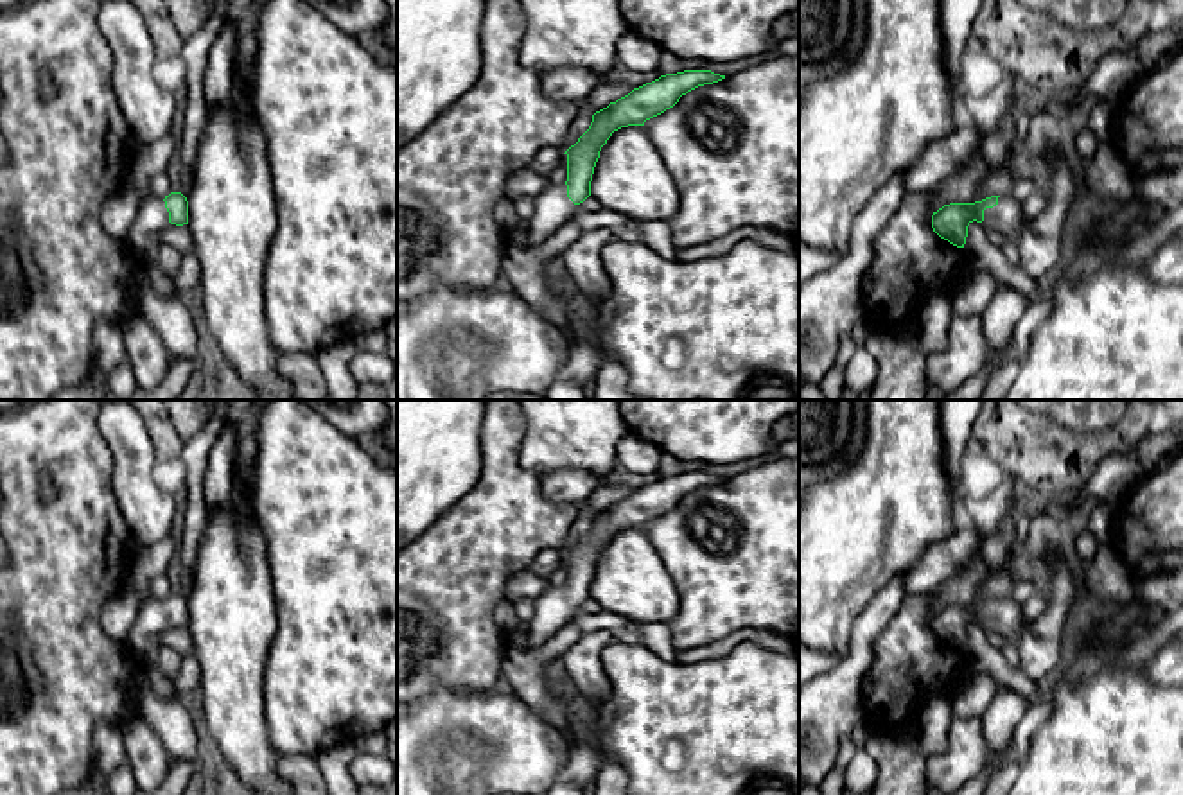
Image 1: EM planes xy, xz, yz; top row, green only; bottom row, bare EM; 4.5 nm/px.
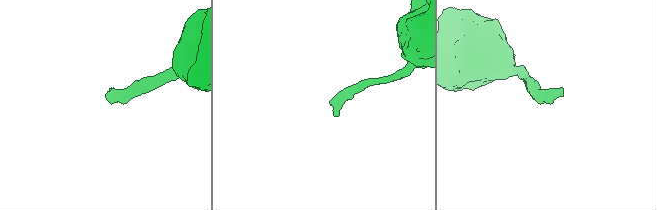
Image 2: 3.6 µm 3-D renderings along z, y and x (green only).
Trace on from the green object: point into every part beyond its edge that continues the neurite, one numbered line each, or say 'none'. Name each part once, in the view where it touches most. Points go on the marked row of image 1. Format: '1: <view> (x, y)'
1: yz (1007, 218)

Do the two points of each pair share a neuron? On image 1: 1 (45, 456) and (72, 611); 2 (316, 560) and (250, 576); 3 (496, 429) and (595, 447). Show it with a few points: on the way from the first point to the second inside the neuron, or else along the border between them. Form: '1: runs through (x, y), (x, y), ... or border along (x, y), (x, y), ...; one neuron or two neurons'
1: runs through (72, 494), (72, 573); one neuron
2: border along (261, 530), (266, 541), (270, 584), (277, 612); two neurons
3: border along (526, 419), (519, 462), (541, 474); two neurons

